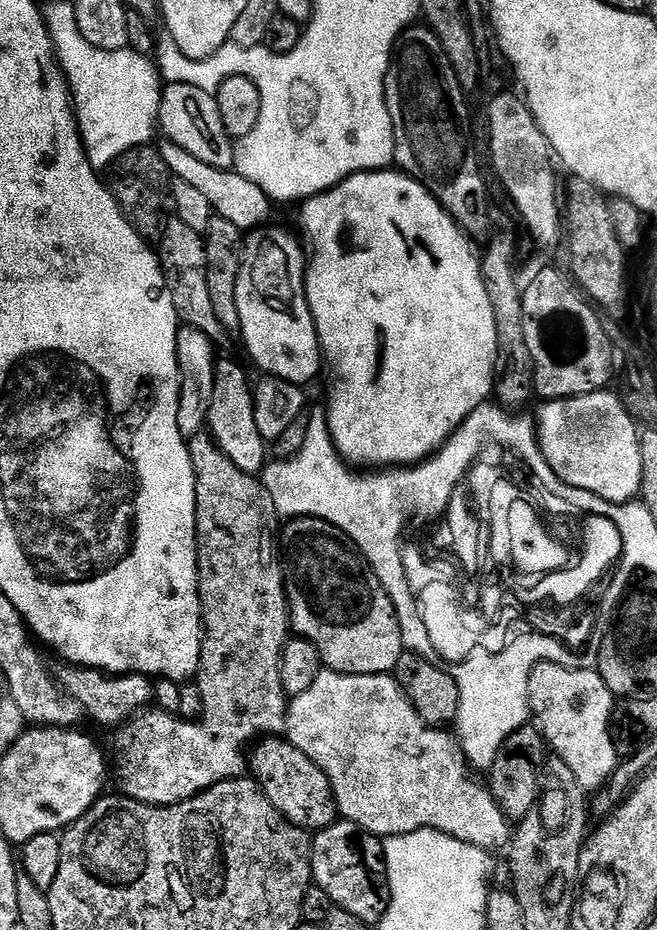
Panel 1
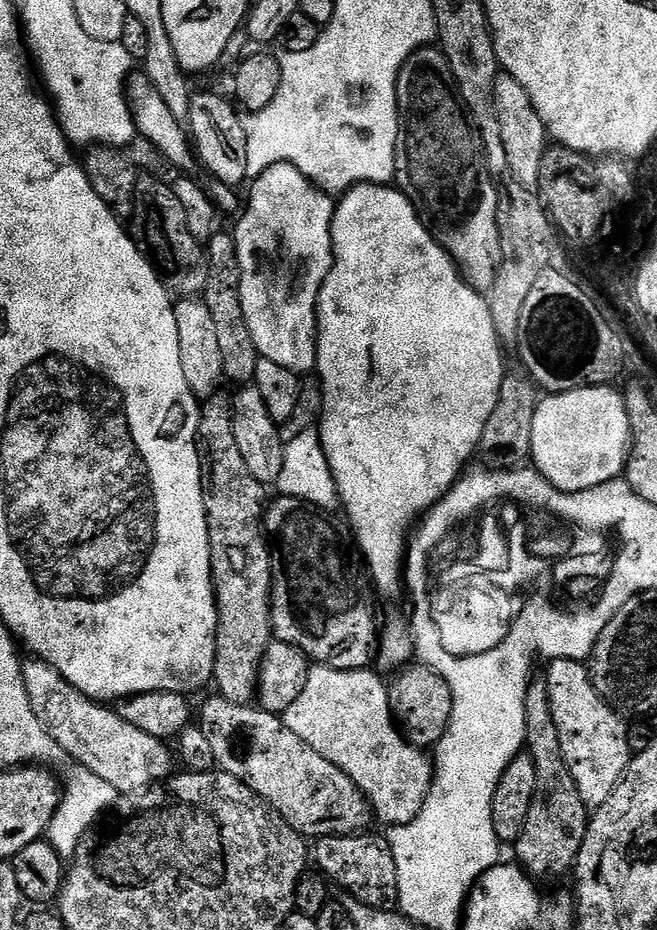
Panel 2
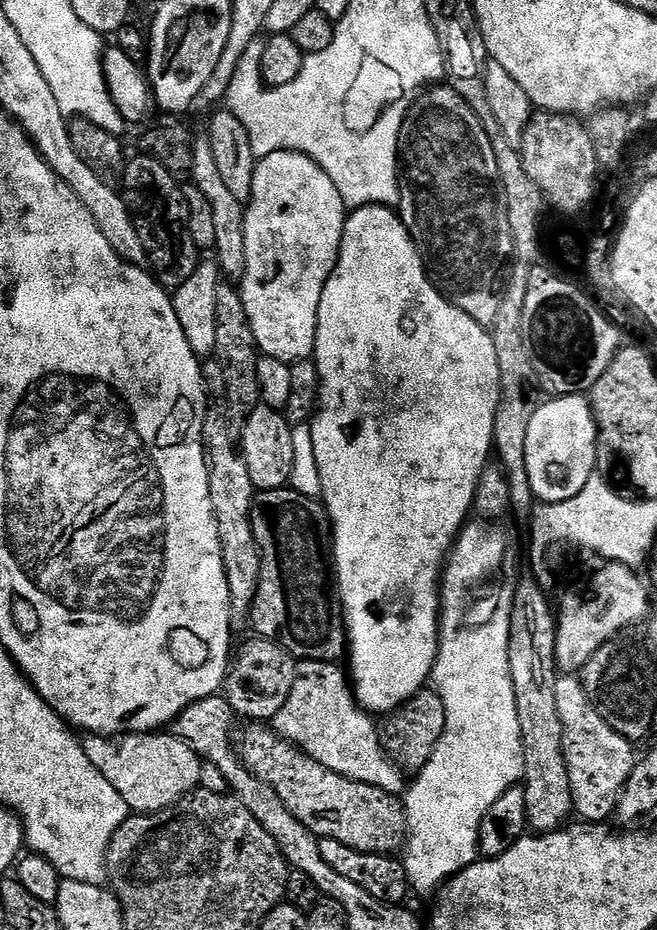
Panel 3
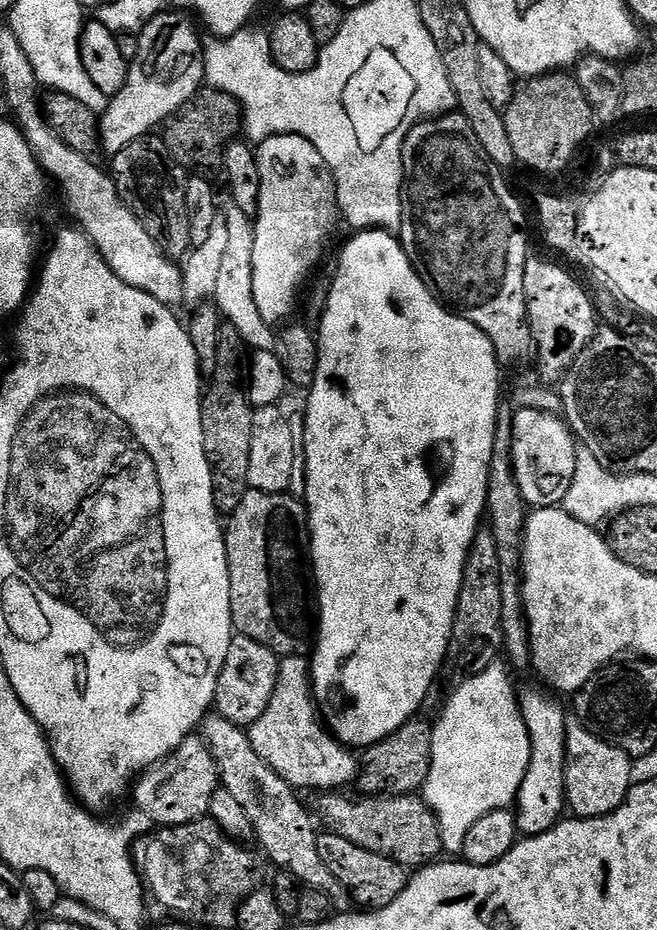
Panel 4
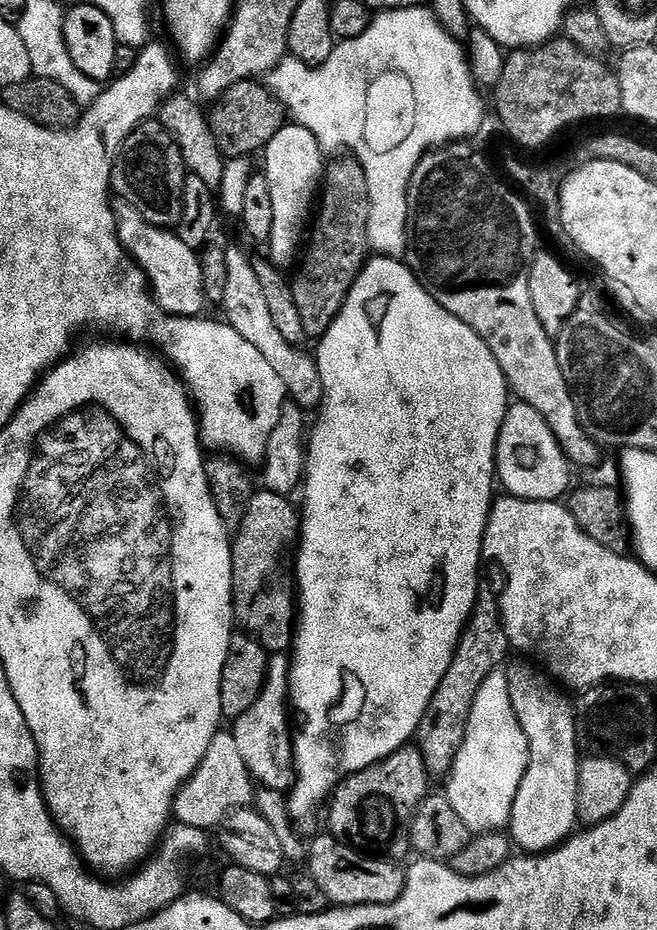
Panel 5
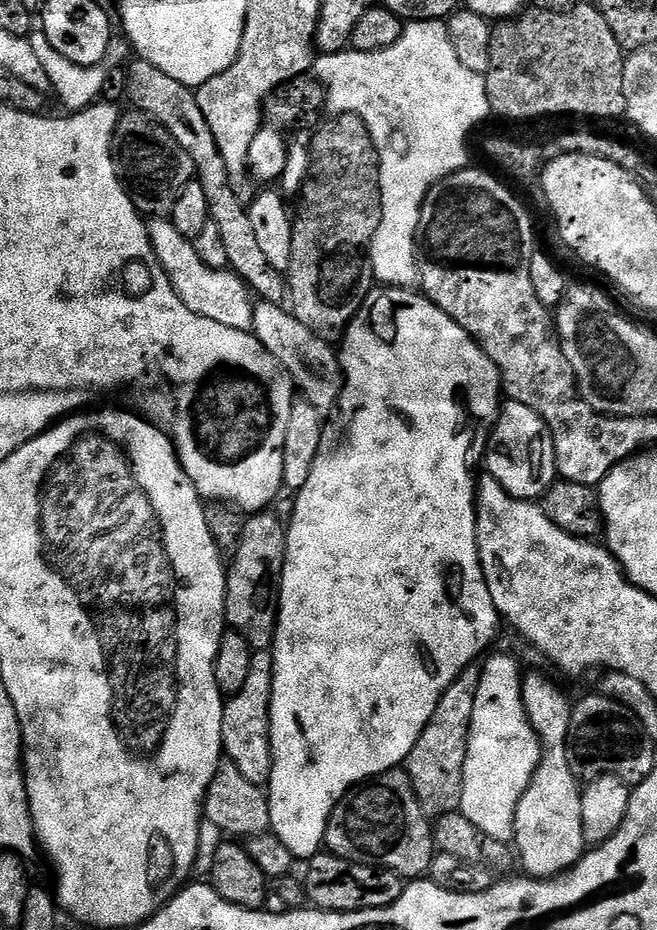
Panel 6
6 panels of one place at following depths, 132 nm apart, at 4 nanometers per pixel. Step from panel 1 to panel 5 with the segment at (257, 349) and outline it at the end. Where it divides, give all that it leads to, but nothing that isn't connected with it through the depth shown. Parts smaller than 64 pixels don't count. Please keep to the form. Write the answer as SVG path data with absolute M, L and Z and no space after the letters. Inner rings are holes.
M288 122L282 130L278 130L278 134L274 134L274 138L262 153L262 159L262 175L270 186L270 203L274 210L270 238L266 241L266 256L276 268L288 270L288 267L291 269L297 263L301 255L302 241L314 216L314 205L317 203L326 171L326 153L320 147L318 138L310 134L310 130L306 130L301 124Z

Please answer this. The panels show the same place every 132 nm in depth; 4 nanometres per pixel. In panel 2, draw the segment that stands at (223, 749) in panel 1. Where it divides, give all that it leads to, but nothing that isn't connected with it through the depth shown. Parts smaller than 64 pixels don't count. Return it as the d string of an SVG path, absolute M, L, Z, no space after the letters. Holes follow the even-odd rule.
M223 394L207 397L200 404L200 421L196 431L196 449L200 455L200 477L202 478L202 490L204 491L204 509L208 519L208 537L212 543L212 582L216 585L216 609L218 610L218 622L216 623L216 661L212 678L214 688L219 695L222 695L230 703L242 705L251 705L256 694L256 683L260 677L260 663L266 654L268 645L272 643L274 637L272 634L272 550L266 543L266 533L264 530L264 513L266 511L266 499L264 500L265 485L250 474L250 469L246 467L246 462L242 458L242 453L238 450L238 442L234 439L234 430L232 429L232 417L230 415L229 397Z

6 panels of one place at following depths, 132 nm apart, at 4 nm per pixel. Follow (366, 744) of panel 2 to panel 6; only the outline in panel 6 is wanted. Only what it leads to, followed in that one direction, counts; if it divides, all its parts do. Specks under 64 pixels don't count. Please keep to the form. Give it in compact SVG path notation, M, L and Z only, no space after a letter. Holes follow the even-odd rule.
M253 651L246 686L238 694L227 697L222 714L222 742L227 763L238 766L249 782L267 785L272 773L272 743L270 742L270 702L274 682L274 662L271 651Z

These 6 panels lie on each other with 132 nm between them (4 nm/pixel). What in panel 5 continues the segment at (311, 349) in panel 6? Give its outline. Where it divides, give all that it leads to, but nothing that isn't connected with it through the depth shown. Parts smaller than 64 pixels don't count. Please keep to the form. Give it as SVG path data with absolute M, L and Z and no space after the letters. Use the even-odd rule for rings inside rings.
M229 247L226 251L226 294L222 311L223 319L250 346L255 346L262 353L262 358L274 366L274 371L278 373L278 378L282 378L284 391L289 397L292 396L301 404L299 407L315 409L319 405L321 397L324 396L324 387L318 374L318 366L311 355L308 356L303 351L303 347L286 342L282 334L274 327L274 321L270 319L270 309L266 307L266 298L262 294L262 284L258 282L256 267L253 259L248 258L247 254L240 248Z

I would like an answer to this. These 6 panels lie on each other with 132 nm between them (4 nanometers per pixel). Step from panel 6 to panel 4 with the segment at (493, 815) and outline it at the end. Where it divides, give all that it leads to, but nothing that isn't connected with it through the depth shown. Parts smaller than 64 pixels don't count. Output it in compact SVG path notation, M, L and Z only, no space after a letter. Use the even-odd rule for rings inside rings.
M492 664L485 672L462 681L445 702L440 721L435 721L432 730L432 761L430 774L422 789L422 798L438 818L444 852L448 854L463 853L466 830L470 830L478 818L494 810L511 809L515 805L522 778L530 766L530 734L520 713L517 689L512 689L512 680L508 677L509 669L501 664Z

